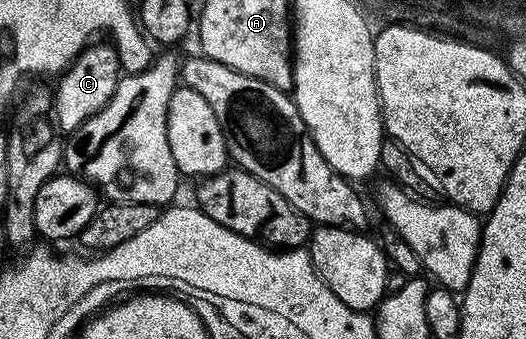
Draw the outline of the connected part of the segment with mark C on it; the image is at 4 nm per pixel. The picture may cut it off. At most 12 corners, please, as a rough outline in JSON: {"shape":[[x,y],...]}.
{"shape":[[92,42],[63,69],[53,123],[75,132],[121,79],[110,43]]}

